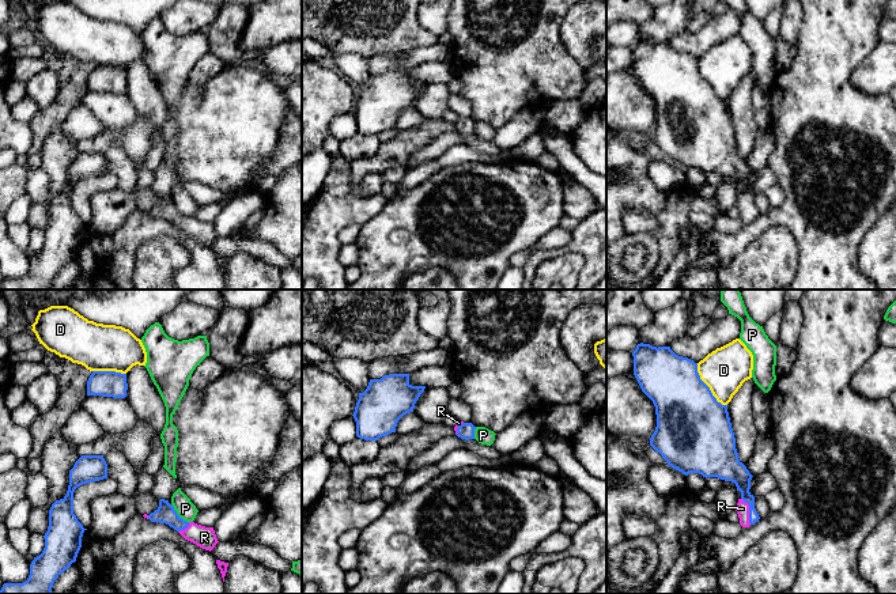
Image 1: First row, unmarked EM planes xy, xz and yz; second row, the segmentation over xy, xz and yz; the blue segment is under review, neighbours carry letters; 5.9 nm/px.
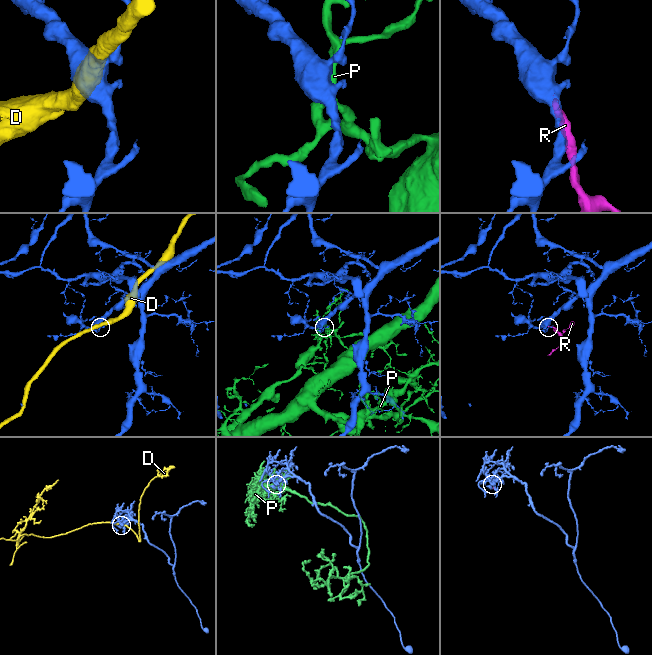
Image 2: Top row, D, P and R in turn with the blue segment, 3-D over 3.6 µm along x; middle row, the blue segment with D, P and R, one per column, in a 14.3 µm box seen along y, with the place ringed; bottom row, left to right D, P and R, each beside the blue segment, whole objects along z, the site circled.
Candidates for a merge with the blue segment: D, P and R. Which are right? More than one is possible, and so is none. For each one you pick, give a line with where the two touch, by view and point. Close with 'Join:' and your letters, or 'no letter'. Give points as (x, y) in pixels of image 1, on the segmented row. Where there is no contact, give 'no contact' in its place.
R: meets blue in yz at (749, 511)
Join: R

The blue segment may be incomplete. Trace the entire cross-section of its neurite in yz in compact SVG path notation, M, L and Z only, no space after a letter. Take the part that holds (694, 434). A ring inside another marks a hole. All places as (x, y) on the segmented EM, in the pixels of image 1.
M638 344L634 356L634 375L642 391L653 401L657 427L650 438L650 446L662 455L669 466L688 476L699 473L703 477L718 477L736 484L741 497L736 511L742 527L759 522L755 496L749 492L752 474L738 459L736 438L731 428L727 405L712 396L710 387L700 379L697 363L676 355L670 347Z

